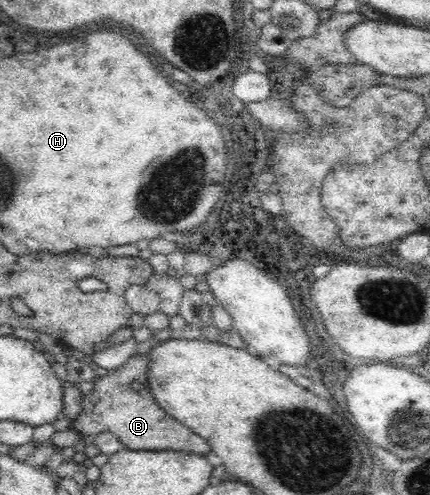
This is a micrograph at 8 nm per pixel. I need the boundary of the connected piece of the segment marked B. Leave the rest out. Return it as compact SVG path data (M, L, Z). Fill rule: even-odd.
M135 354L131 356L121 367L111 370L109 375L95 377L94 389L91 394L81 395L81 413L72 422L71 428L81 435L93 435L109 431L130 450L173 450L187 451L187 453L209 453L211 447L205 439L195 435L191 429L169 417L167 412L157 405L155 396L149 390L149 354ZM139 380L143 387L139 391L131 389L131 383Z

